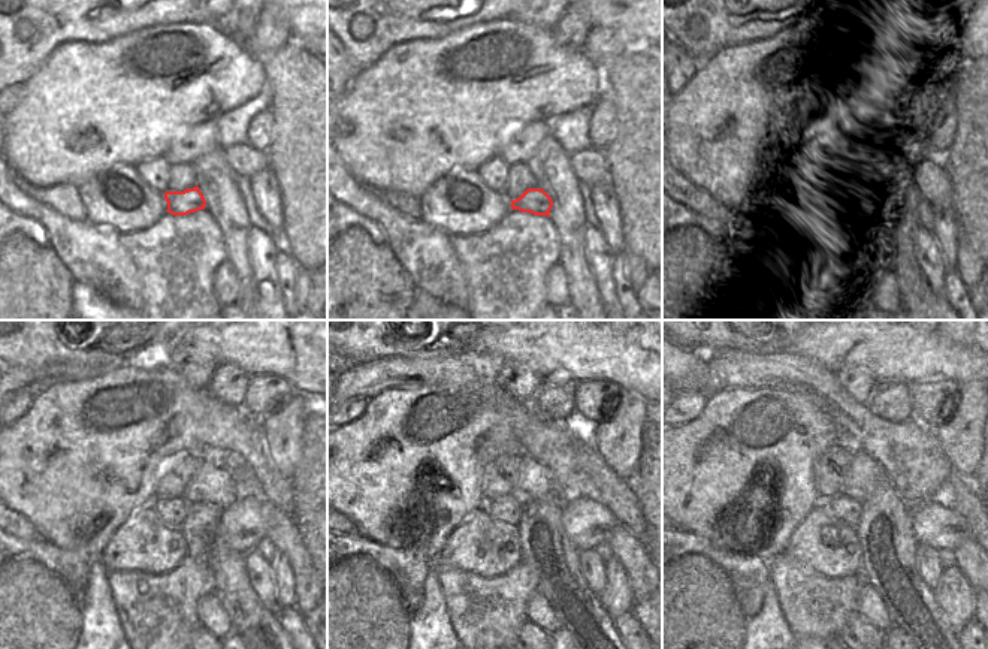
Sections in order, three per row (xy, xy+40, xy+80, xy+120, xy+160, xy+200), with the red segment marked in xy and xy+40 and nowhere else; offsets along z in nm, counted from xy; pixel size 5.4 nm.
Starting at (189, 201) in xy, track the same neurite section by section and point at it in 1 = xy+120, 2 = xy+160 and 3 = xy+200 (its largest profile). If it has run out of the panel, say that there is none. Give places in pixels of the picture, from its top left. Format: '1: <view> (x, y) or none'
1: xy+120 (244, 525)
2: xy+160 (588, 524)
3: xy+200 (933, 525)

